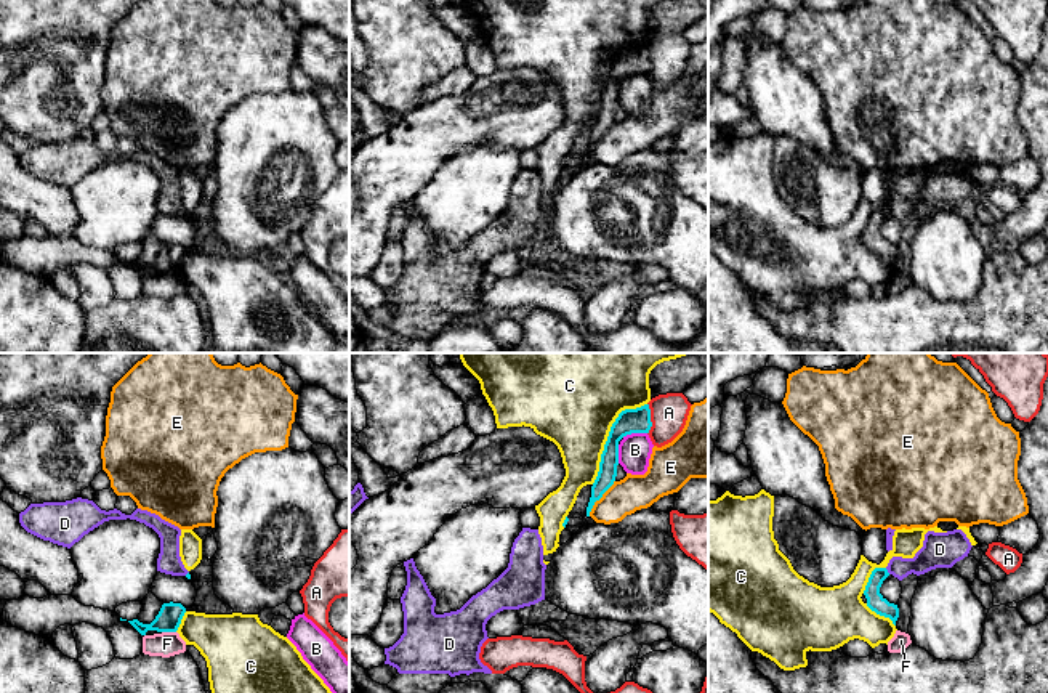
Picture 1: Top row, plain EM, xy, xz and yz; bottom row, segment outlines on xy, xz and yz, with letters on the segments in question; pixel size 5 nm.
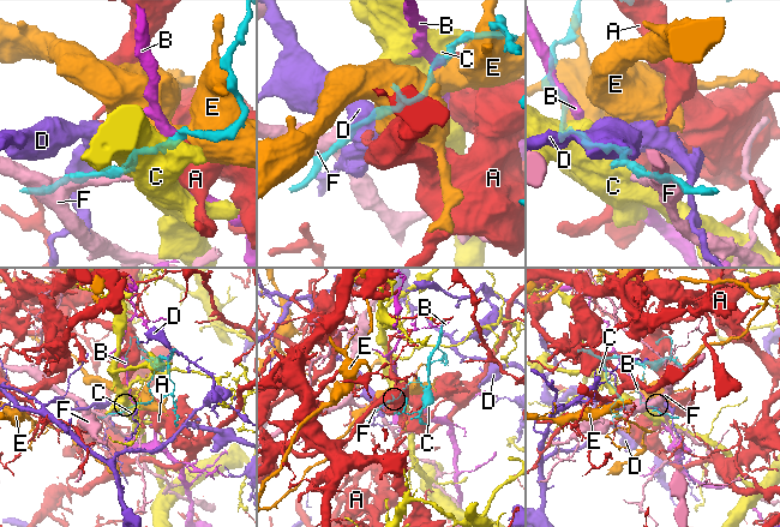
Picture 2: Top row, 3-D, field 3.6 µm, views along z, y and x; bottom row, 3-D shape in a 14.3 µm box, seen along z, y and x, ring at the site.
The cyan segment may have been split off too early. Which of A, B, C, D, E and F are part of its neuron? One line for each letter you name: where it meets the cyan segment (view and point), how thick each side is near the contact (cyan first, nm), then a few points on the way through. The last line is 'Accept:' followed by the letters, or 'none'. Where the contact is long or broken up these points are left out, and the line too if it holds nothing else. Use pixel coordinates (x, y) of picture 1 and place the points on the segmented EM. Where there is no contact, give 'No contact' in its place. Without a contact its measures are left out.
Accept: none

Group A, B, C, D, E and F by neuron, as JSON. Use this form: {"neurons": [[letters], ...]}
{"neurons": [["A"], ["B"], ["C"], ["D"], ["E"], ["F"]]}

